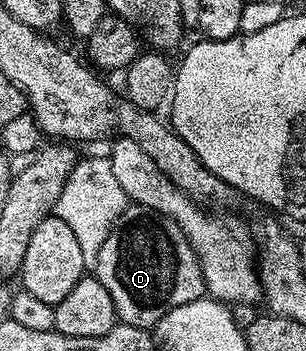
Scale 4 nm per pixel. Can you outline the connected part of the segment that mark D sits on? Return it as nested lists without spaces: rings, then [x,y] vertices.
[[[129,203],[125,211],[112,222],[112,229],[98,251],[94,275],[102,282],[102,286],[106,286],[110,302],[114,302],[117,321],[135,328],[155,329],[157,322],[170,314],[174,306],[186,306],[186,302],[201,299],[206,292],[200,263],[186,234],[182,234],[180,227],[170,217],[141,204]]]

